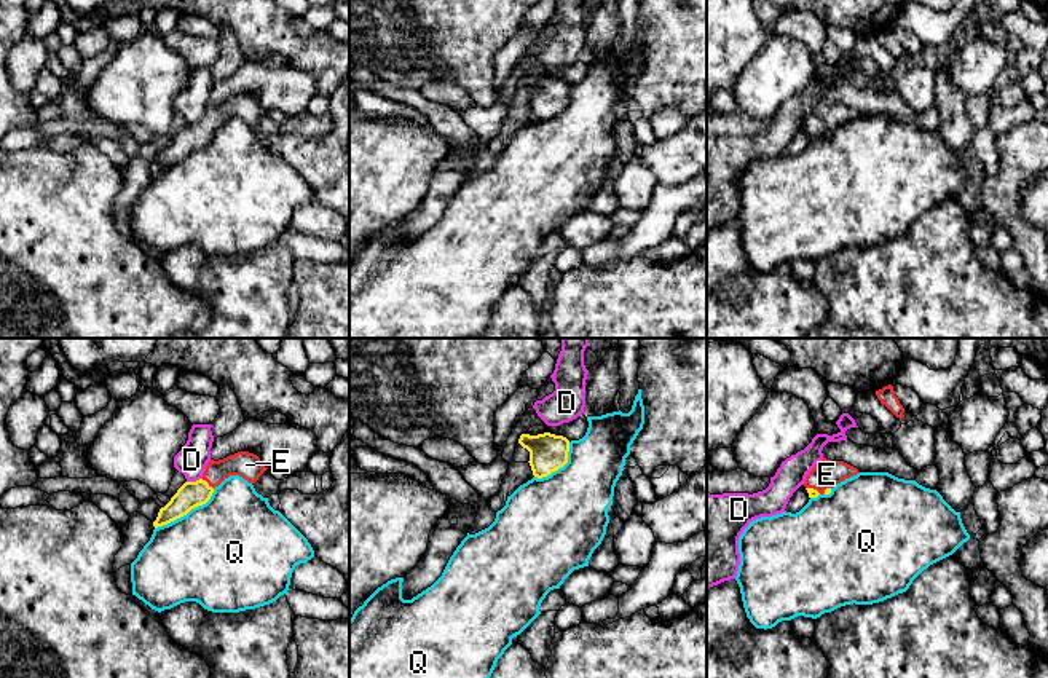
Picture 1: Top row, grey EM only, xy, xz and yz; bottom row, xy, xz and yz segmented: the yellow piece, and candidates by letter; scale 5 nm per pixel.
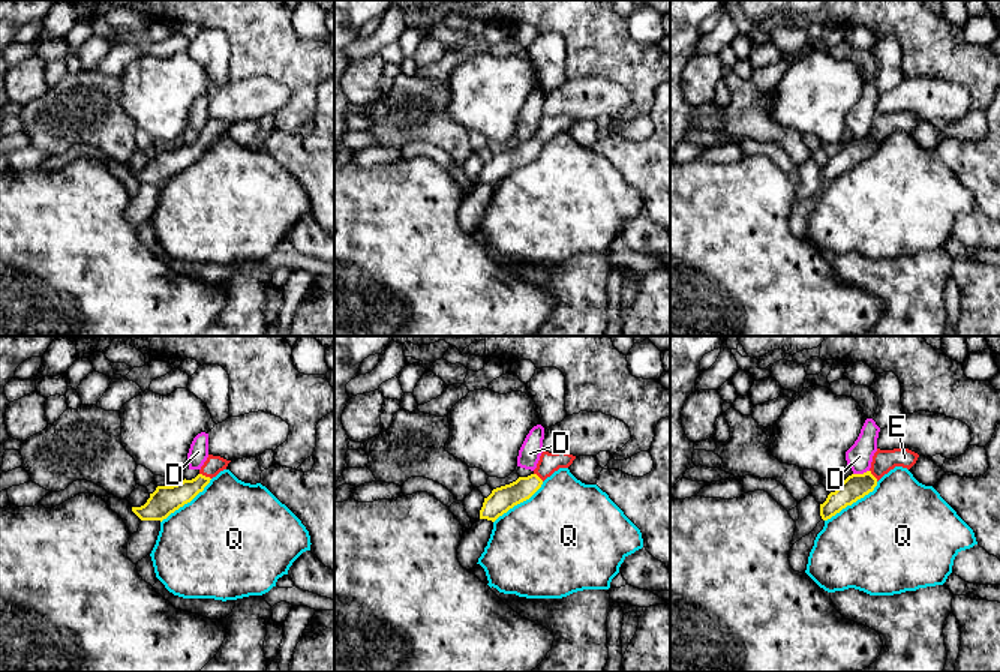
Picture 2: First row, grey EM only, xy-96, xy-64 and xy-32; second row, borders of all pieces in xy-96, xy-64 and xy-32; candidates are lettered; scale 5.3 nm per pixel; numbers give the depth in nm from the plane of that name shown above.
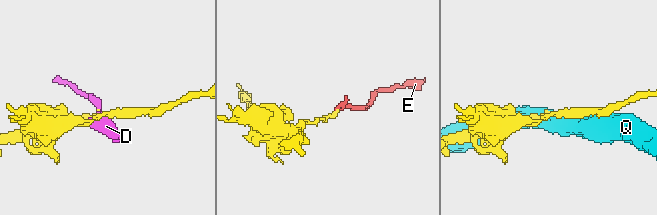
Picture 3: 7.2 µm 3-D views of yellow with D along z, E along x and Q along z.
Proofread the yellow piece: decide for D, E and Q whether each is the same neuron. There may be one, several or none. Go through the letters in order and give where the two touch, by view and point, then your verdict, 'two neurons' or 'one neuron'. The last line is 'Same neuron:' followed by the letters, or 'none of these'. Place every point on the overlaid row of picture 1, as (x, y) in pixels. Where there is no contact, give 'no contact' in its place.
D: xy (193, 482) | two neurons
E: xy (208, 484) | one neuron
Q: xy (187, 512) | two neurons
Same neuron: E

